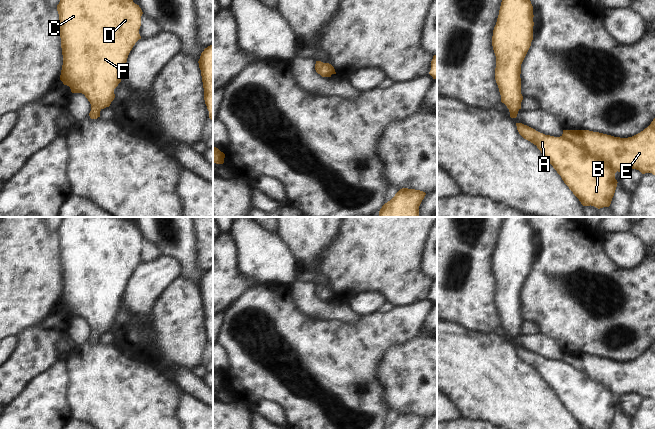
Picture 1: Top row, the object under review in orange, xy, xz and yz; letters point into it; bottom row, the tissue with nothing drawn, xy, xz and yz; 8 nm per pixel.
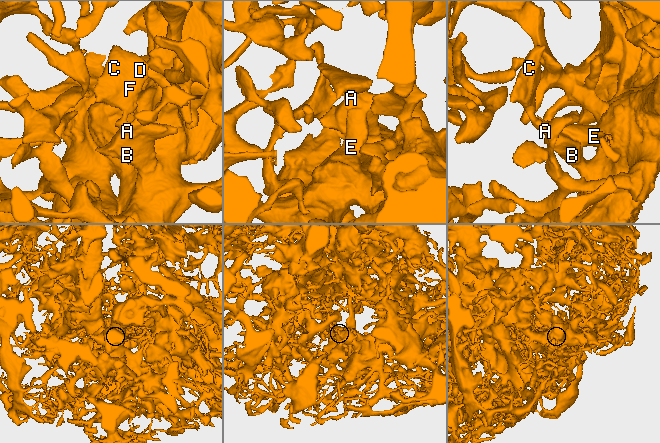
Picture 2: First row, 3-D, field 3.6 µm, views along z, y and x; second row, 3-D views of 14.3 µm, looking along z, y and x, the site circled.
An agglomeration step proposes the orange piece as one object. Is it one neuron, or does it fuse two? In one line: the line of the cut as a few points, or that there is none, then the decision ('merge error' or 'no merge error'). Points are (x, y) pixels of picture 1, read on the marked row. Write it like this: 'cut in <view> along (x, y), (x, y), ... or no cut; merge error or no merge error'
no cut; no merge error

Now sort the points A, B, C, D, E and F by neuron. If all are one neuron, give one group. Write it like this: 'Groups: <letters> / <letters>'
Groups: A B C D E F

